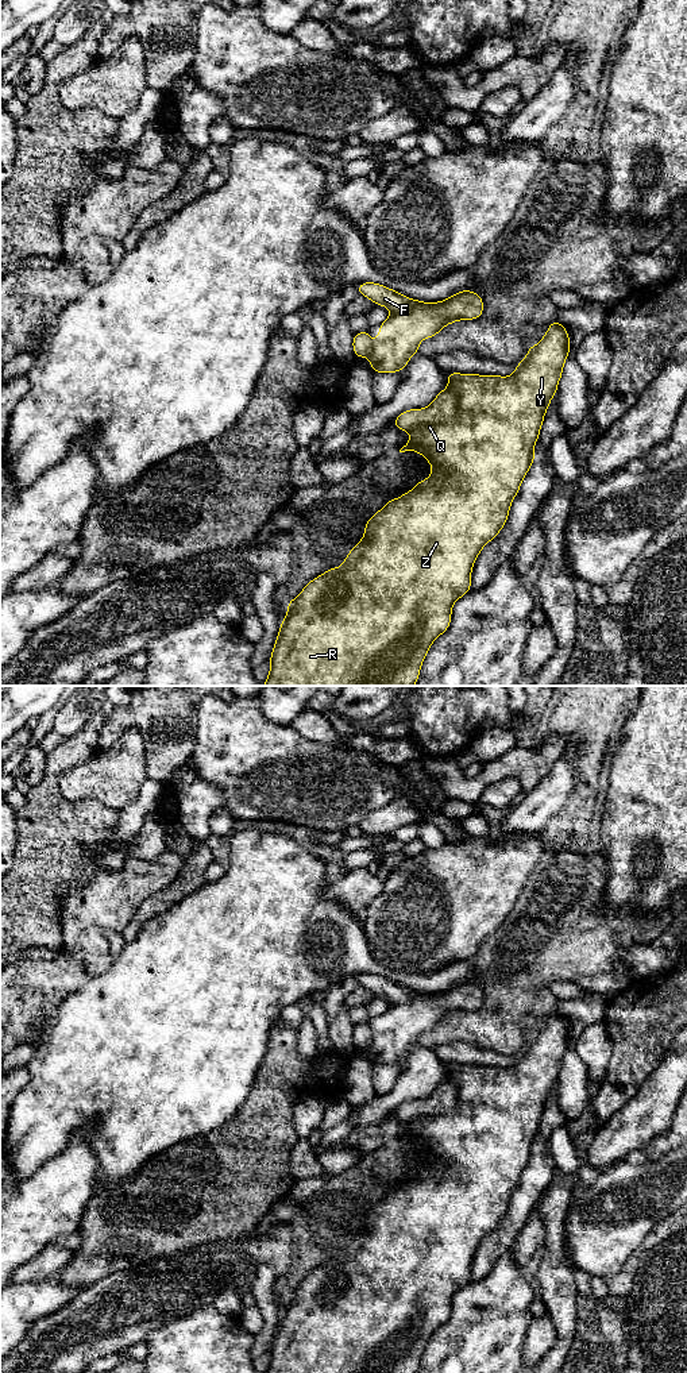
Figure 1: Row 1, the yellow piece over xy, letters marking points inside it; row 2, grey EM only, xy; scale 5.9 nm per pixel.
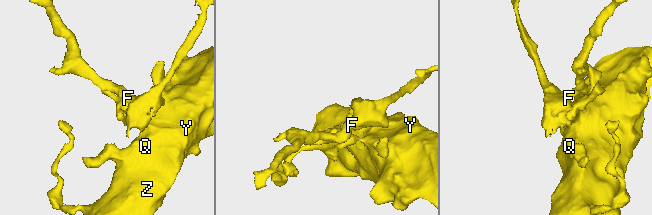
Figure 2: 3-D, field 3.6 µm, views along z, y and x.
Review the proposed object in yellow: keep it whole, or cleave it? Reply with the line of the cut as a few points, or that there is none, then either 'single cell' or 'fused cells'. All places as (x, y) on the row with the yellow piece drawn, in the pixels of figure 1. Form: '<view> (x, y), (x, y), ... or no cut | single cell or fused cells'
xy (373, 340), (373, 351), (369, 358) | fused cells

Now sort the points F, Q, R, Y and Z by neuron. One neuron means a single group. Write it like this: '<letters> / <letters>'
F / Q R Y Z

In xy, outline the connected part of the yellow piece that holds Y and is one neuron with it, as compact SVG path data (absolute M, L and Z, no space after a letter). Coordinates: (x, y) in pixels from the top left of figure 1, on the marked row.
M557 320L549 323L543 339L529 347L525 358L516 366L512 375L480 375L447 373L448 386L435 400L421 409L408 409L398 414L393 425L409 432L409 441L400 450L416 451L431 464L432 474L416 483L416 487L398 498L387 501L370 520L366 521L362 540L348 552L340 567L329 568L312 579L301 593L287 603L287 612L281 622L274 648L271 651L270 672L263 686L414 686L420 676L420 668L433 644L451 624L454 603L471 590L471 572L475 559L482 548L490 543L507 521L509 510L520 486L528 474L534 456L534 444L539 440L544 416L552 397L557 393L557 385L563 375L563 366L570 354L570 336L563 324Z

